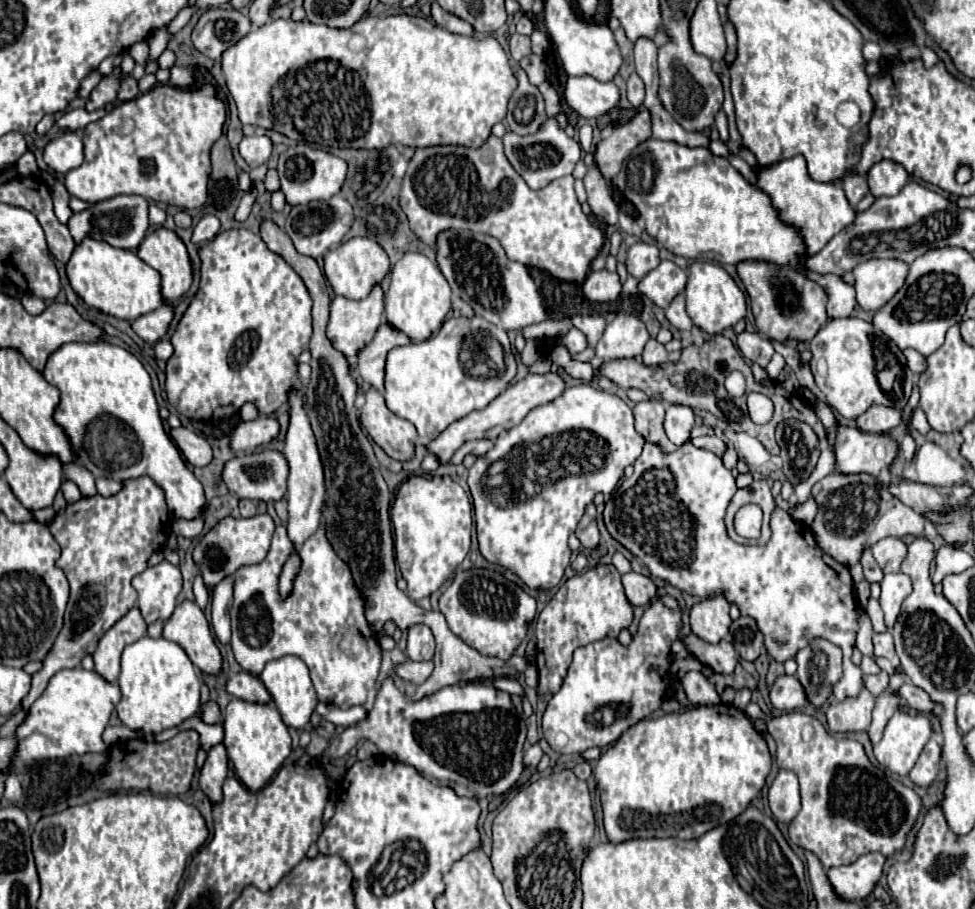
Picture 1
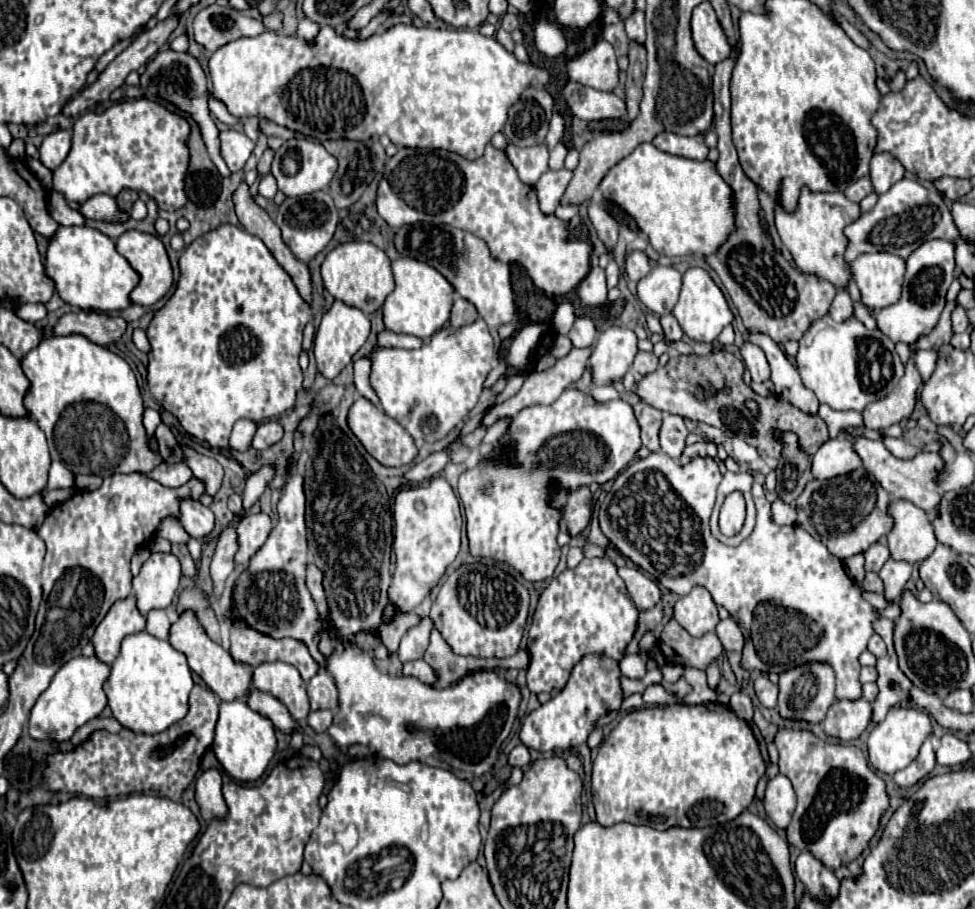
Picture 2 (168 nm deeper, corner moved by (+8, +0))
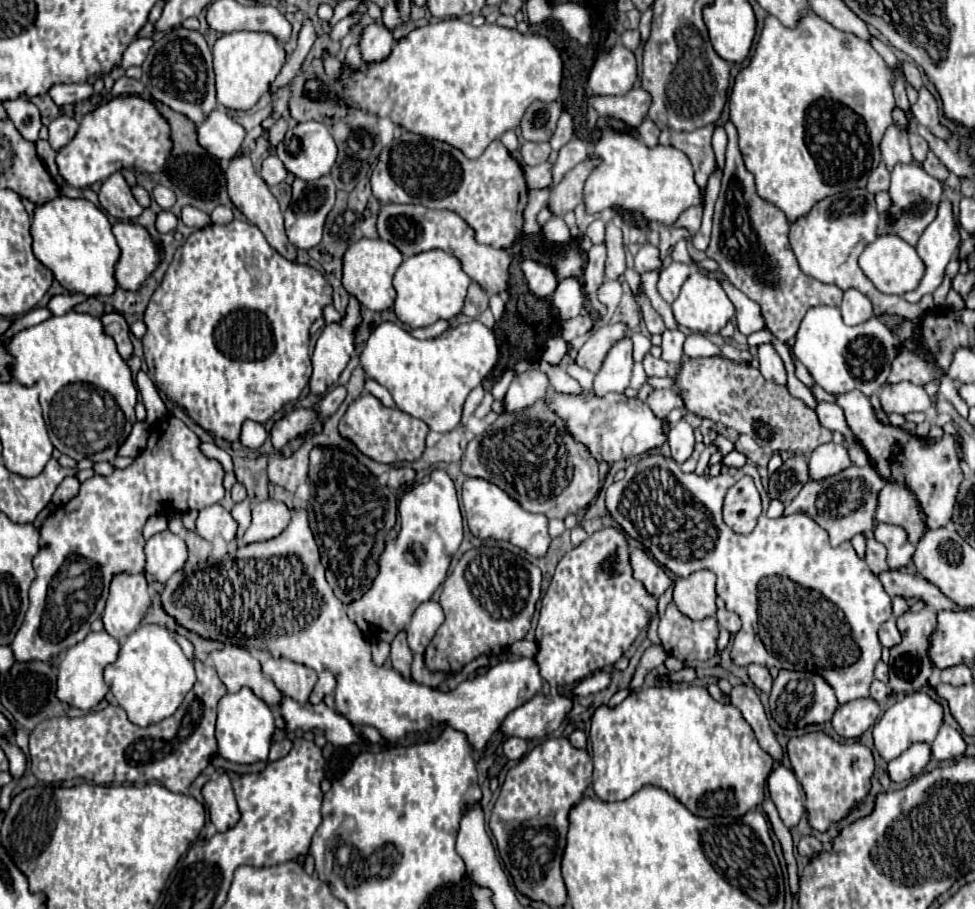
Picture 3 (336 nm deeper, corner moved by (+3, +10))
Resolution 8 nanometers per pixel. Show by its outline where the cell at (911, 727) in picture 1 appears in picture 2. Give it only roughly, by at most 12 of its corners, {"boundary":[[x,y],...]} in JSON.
{"boundary":[[891,708],[867,740],[871,767],[895,774],[931,734],[927,712]]}

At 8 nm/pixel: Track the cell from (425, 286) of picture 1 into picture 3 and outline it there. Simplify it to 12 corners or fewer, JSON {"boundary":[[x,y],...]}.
{"boundary":[[442,250],[414,254],[394,276],[408,328],[450,320],[470,278]]}

